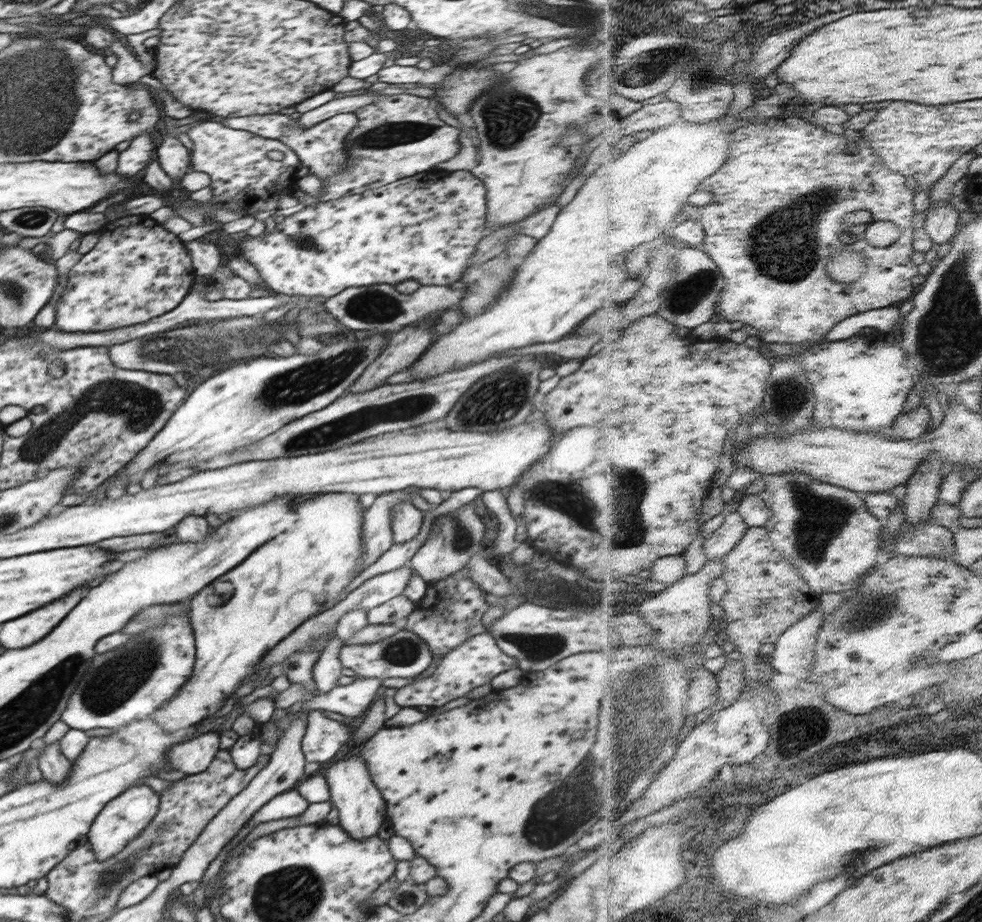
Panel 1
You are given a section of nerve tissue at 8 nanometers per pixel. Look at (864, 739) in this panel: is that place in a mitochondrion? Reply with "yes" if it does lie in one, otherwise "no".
no

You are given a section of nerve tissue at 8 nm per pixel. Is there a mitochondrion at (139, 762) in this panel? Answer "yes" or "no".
no

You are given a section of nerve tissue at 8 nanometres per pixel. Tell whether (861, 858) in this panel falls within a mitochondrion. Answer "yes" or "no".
yes

